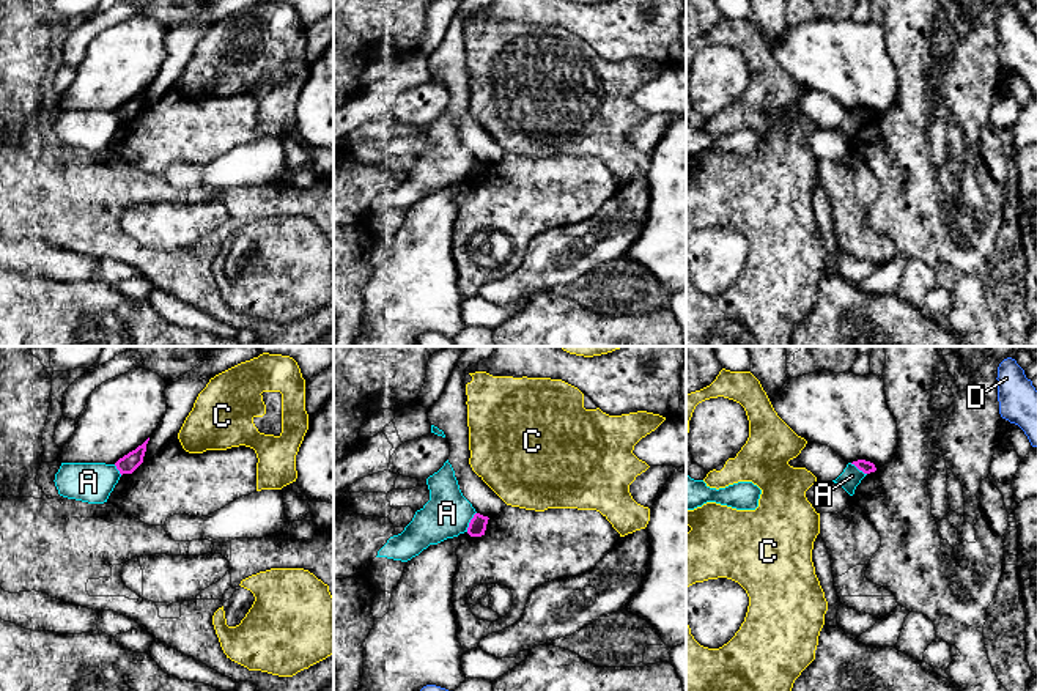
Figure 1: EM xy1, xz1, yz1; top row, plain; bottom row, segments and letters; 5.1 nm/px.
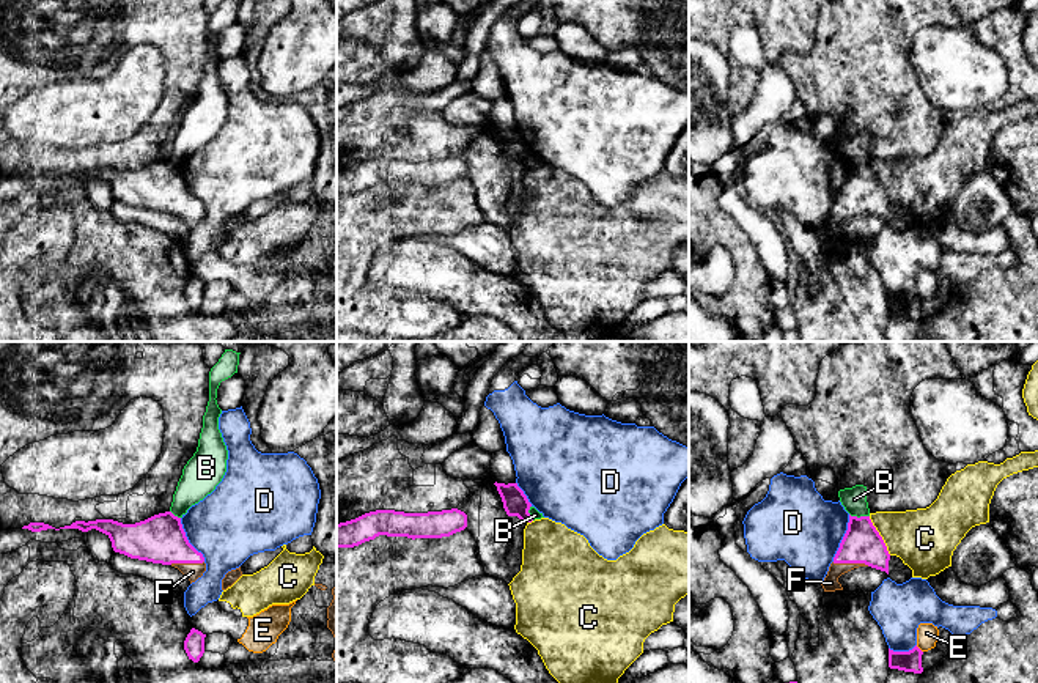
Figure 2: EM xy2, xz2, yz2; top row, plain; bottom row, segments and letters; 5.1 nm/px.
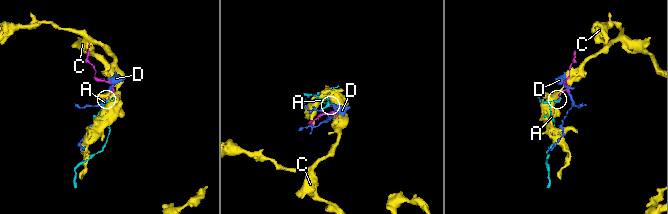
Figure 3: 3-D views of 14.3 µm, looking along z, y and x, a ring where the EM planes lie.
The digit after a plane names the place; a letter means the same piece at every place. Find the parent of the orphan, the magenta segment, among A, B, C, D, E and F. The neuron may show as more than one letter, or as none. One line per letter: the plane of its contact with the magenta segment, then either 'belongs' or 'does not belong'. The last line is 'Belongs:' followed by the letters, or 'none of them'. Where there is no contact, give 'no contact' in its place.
A: contact in xz1; does not belong
B: contact in yz2; does not belong
C: contact in yz2; does not belong
D: contact in yz2; does not belong
E: contact in yz2; does not belong
F: contact in yz2; belongs
Belongs: F

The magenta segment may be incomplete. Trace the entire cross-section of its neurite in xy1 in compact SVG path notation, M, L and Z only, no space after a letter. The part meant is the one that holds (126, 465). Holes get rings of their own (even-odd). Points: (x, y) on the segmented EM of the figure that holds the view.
M149 438L142 445L138 445L135 450L129 452L127 455L124 455L115 463L121 475L132 474L143 463L148 441Z

